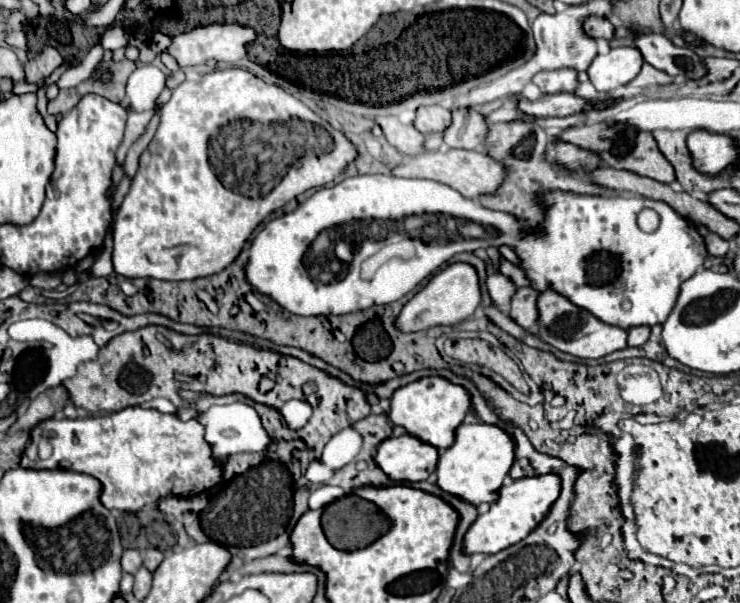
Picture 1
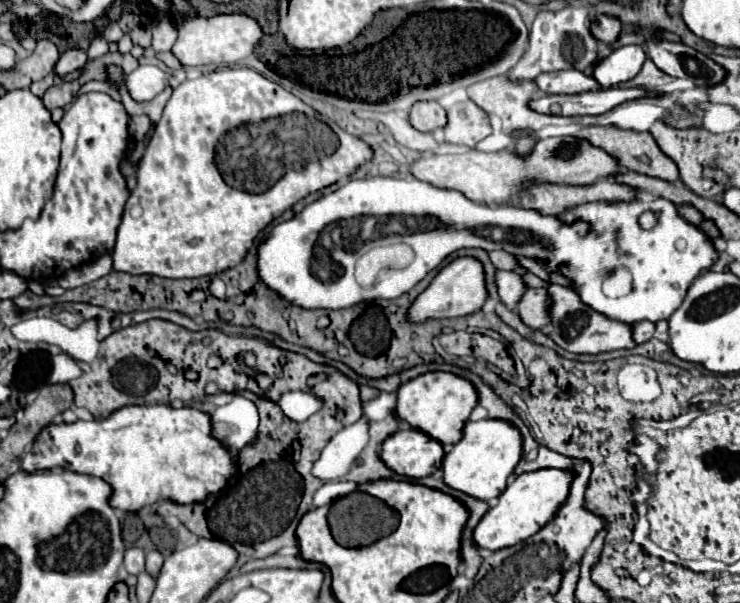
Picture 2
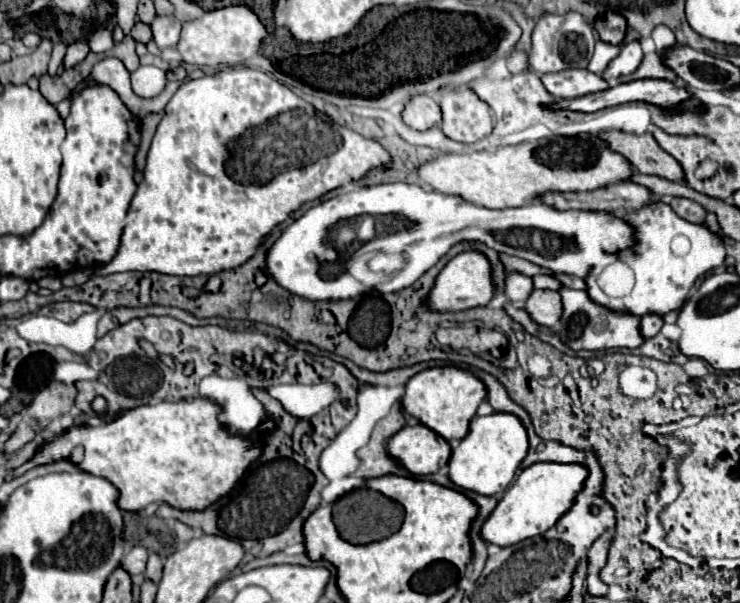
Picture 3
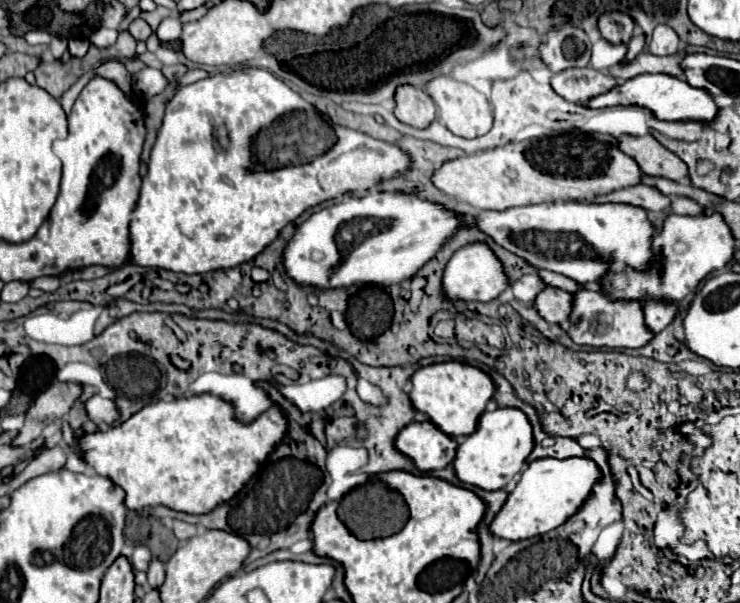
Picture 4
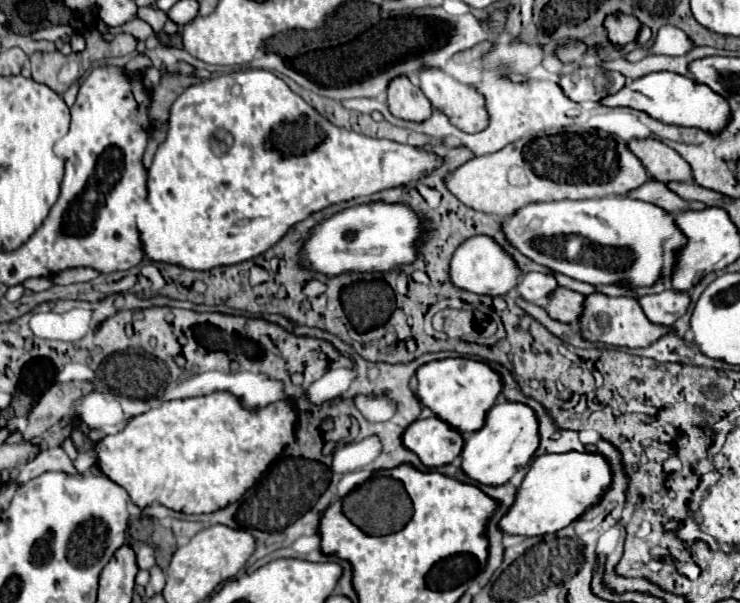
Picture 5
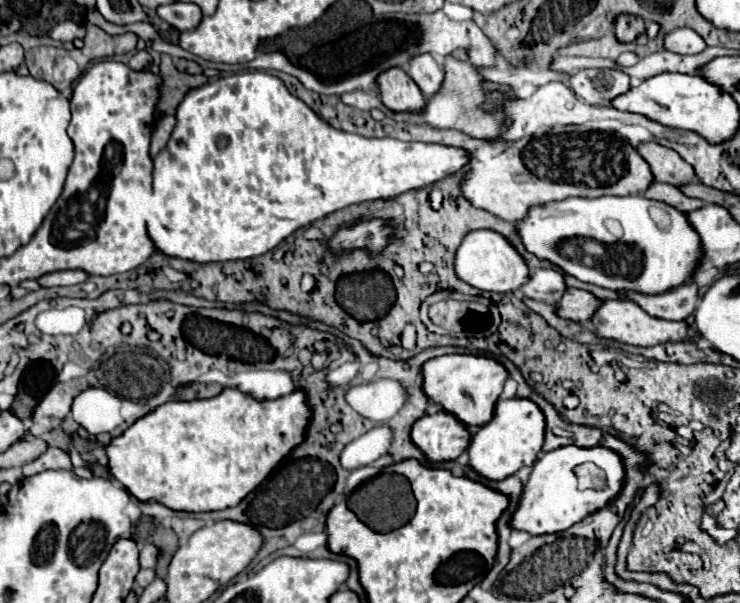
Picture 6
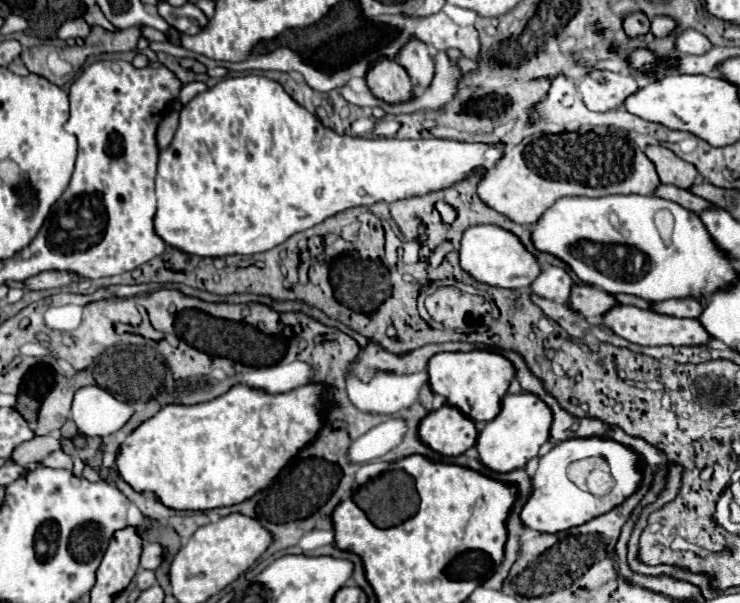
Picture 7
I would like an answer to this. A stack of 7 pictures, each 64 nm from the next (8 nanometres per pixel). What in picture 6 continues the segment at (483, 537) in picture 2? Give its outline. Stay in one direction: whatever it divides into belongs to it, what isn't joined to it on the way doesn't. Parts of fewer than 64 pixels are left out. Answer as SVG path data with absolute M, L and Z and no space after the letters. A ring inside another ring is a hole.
M574 444L560 446L556 450L542 454L536 460L530 480L526 482L520 506L518 506L516 514L512 516L510 524L512 524L512 528L526 530L530 534L562 532L562 530L570 528L572 524L582 522L592 512L606 508L612 500L616 500L620 490L624 488L624 480L626 480L626 472L624 472L622 456L616 454L614 450L604 448L604 446L592 446L592 448L580 448ZM584 462L594 462L598 468L602 468L606 472L608 486L604 490L590 490L590 488L580 490L578 488L578 480L572 470L574 470L574 466L584 464Z

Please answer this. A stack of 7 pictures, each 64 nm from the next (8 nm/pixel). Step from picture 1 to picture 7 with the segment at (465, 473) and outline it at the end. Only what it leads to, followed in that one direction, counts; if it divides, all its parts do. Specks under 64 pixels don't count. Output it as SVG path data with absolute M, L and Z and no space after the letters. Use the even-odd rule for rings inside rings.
M518 392L506 394L502 400L500 414L488 422L488 426L478 434L476 448L480 452L480 460L492 472L510 472L516 468L524 468L528 460L538 456L540 446L548 440L552 426L552 410L540 400L536 394Z

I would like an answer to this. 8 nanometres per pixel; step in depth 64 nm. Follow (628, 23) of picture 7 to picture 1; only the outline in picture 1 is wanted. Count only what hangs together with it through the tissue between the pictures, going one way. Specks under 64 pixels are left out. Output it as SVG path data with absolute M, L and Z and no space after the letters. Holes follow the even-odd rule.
M590 16L586 22L584 22L584 32L590 36L590 38L604 38L604 40L610 40L614 36L614 26L608 18L602 18L602 16Z

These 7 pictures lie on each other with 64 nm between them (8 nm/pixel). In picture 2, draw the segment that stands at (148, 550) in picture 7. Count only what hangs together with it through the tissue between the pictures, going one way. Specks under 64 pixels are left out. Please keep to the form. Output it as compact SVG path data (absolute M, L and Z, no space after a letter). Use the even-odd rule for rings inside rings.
M130 548L124 554L124 568L130 574L144 572L144 550L142 548Z

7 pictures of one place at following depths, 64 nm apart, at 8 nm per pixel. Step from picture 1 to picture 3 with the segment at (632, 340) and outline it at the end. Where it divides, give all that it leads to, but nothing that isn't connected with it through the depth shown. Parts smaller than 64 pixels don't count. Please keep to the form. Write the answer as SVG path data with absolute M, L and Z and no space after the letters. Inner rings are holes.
M644 314L642 316L642 336L644 338L656 336L662 326L664 326L664 316L660 316L660 314Z

